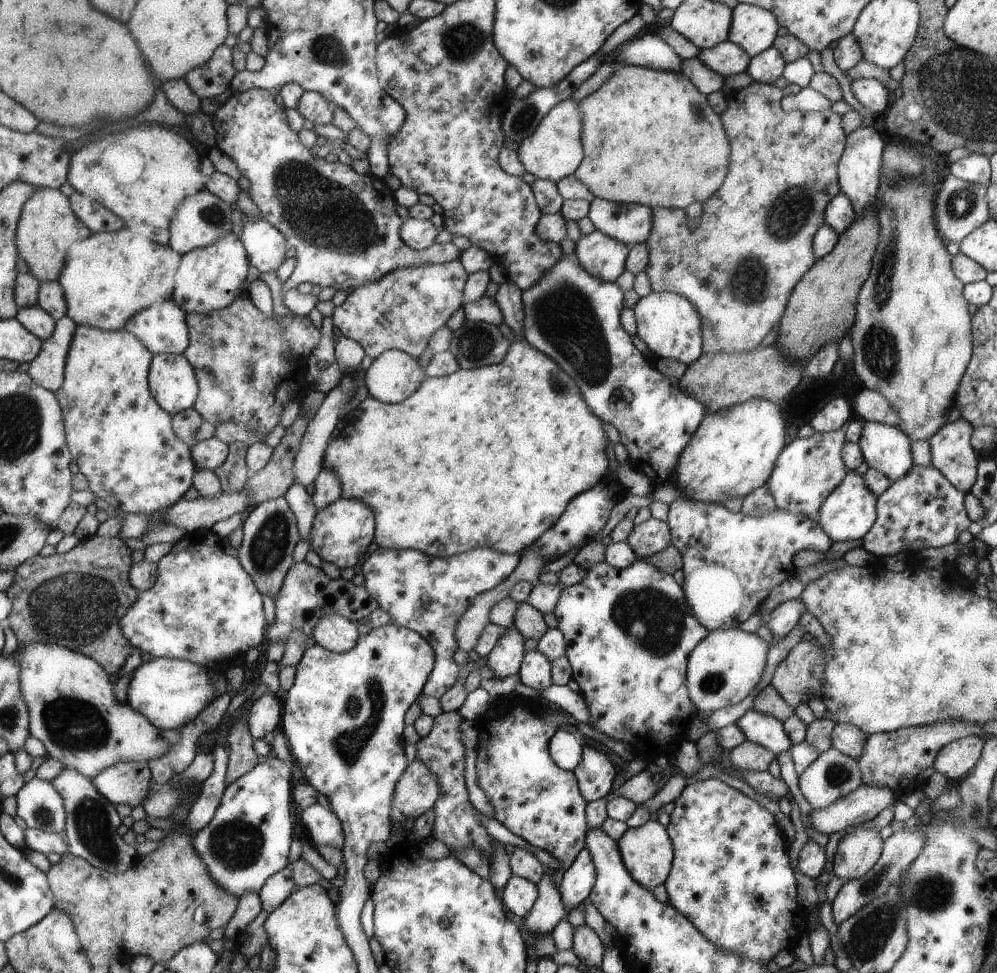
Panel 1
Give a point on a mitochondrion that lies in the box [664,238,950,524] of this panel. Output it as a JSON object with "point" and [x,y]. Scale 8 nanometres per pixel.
{"point":[748,282]}

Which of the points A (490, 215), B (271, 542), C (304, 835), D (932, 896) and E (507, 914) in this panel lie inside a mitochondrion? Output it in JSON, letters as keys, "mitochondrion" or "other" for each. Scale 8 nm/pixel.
{"A":"other","B":"mitochondrion","C":"other","D":"mitochondrion","E":"other"}

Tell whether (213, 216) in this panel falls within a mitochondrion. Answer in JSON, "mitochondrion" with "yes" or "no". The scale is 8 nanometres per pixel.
{"mitochondrion":"yes"}

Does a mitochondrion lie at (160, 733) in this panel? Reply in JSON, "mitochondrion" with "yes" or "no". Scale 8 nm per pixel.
{"mitochondrion":"no"}

